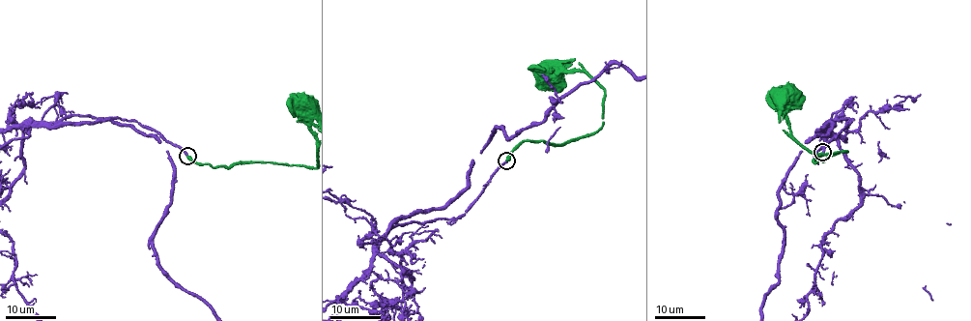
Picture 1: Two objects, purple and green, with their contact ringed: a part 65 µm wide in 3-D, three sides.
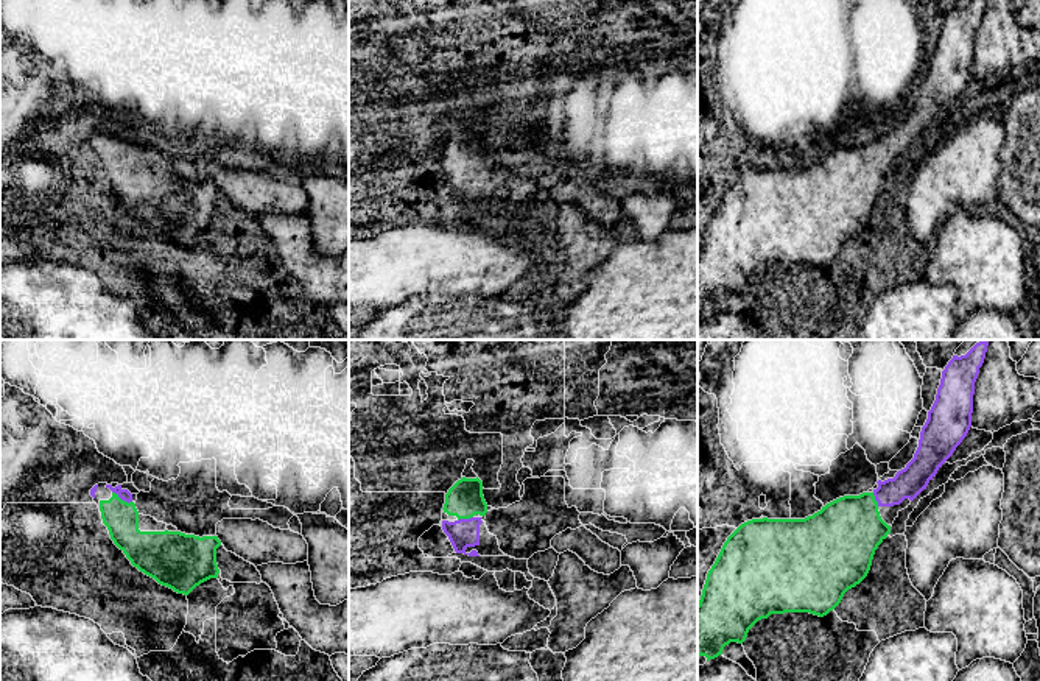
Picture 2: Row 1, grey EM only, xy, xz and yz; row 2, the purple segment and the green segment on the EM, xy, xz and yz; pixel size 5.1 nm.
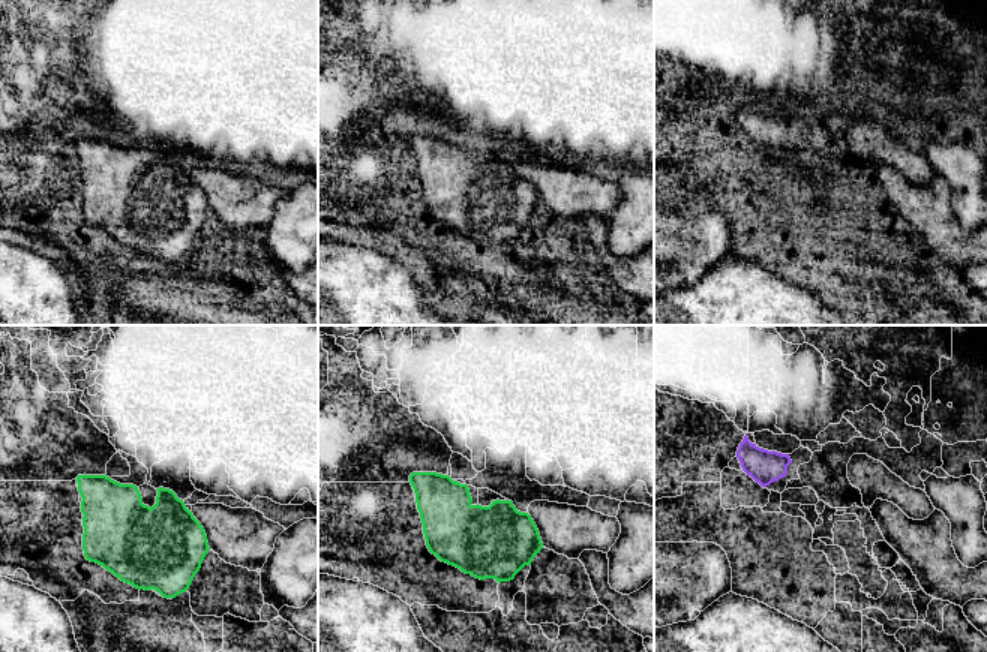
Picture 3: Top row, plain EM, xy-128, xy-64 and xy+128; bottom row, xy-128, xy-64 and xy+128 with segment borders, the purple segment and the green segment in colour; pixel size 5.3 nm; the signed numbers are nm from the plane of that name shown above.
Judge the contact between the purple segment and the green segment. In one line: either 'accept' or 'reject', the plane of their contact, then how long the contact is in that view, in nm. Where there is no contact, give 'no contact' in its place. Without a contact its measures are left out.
accept; contact in xy; length 120 nm

